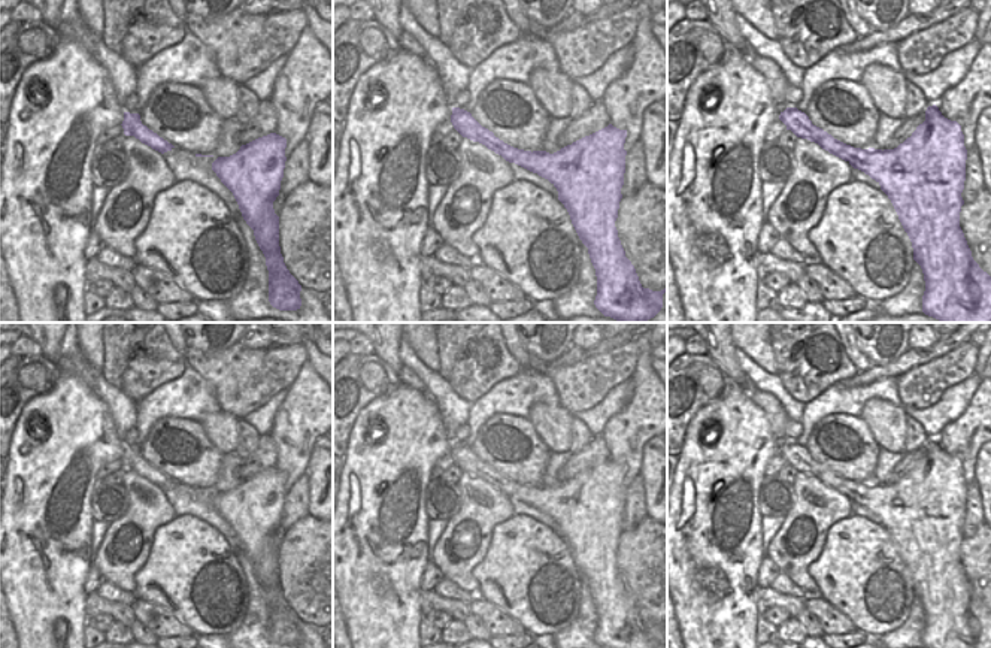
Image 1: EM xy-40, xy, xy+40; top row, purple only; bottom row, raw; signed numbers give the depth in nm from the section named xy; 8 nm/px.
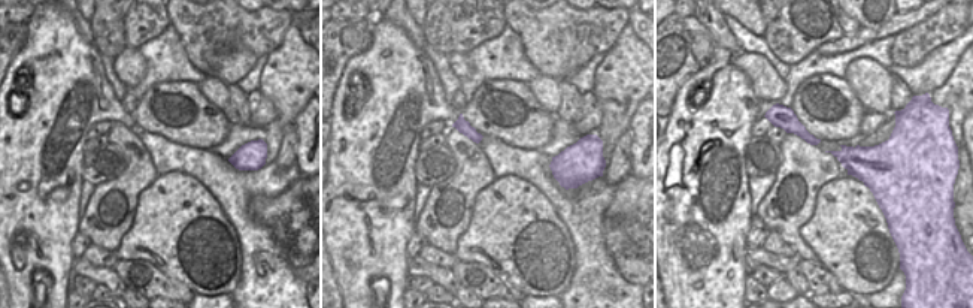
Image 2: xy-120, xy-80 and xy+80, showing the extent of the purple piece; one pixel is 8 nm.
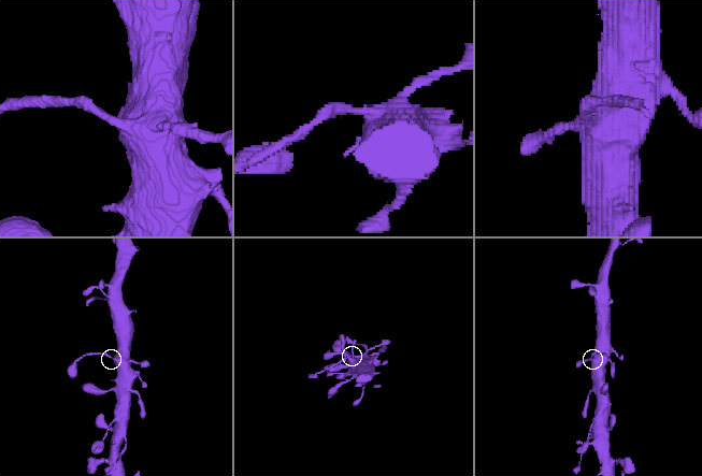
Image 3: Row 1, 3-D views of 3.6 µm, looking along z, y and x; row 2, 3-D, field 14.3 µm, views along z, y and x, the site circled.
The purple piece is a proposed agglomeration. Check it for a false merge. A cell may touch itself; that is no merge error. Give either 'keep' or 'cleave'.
cleave

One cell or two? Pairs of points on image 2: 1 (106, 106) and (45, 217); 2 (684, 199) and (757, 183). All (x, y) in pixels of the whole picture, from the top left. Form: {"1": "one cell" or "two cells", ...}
{"1": "one cell", "2": "two cells"}

